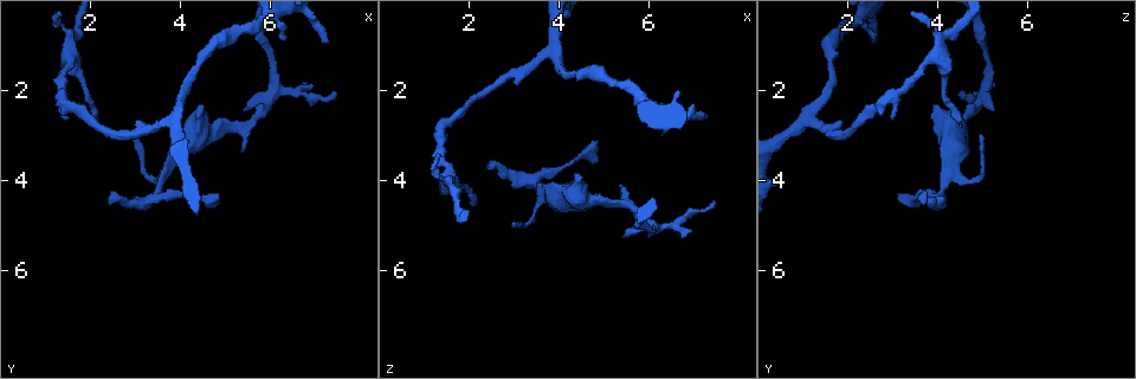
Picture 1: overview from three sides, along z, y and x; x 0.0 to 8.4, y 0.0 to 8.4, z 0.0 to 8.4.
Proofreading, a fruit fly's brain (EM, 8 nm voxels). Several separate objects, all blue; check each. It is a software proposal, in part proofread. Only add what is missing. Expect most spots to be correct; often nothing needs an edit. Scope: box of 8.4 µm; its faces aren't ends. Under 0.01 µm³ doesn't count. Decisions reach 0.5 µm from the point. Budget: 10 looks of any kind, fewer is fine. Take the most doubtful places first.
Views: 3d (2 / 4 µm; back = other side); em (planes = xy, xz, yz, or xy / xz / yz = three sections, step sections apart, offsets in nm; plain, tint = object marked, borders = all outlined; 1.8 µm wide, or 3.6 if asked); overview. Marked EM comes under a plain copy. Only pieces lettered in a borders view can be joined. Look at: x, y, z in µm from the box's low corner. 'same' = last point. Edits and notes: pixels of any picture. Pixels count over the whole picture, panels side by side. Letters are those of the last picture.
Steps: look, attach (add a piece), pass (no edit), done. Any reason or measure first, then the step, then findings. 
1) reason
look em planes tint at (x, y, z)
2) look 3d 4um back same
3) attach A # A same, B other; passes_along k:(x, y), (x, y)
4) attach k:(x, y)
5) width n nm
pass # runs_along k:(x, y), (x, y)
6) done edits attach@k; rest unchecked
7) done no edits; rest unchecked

free end
look em yz step 4 tint at (2.45, 4.55, 3.70)

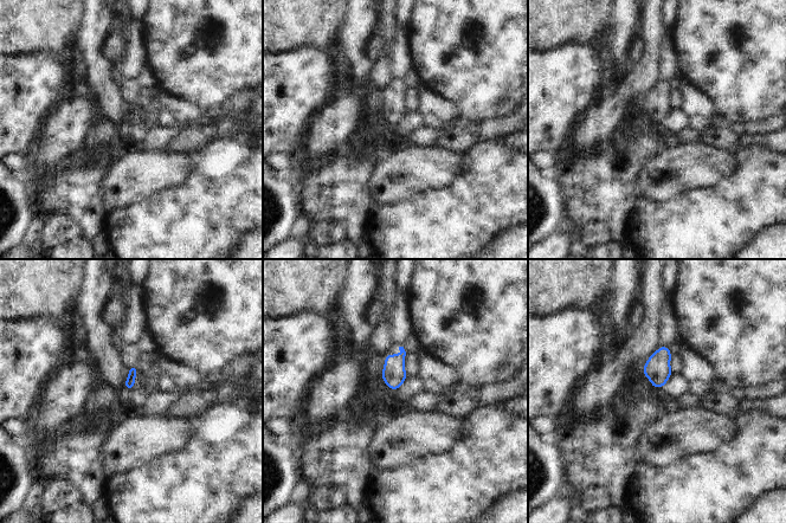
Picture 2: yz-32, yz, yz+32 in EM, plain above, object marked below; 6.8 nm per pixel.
look em planes borders same

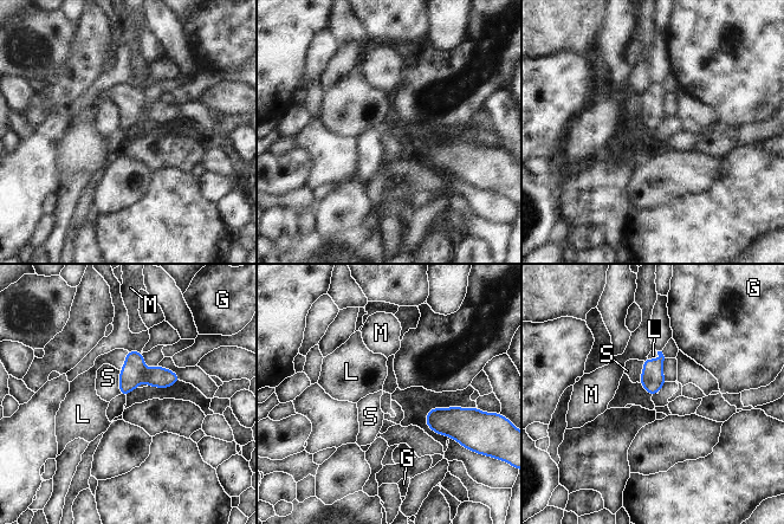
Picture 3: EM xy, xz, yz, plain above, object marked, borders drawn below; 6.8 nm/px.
longest_contact S 170 nm
attach L # G other, L same, M other, S other; the neuron continues

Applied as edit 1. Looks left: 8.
see it whole again
look overview

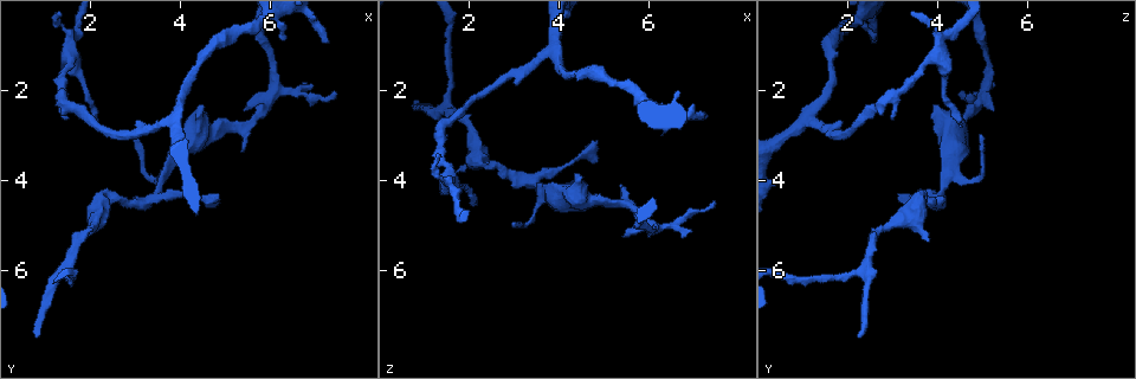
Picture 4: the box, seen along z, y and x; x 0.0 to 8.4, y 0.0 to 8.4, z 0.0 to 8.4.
an open end
look 3d 2um at (5.45, 2.45, 5.20)

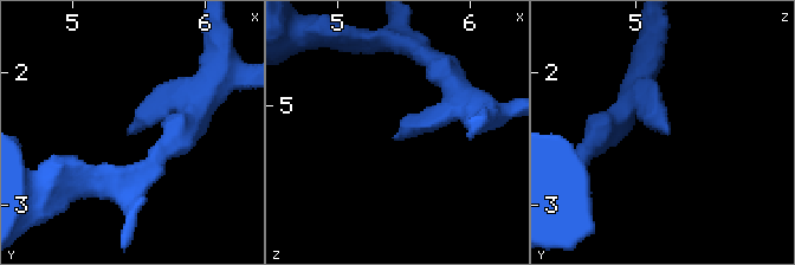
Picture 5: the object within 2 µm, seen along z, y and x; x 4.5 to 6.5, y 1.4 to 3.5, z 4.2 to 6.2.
look em yz step 4 borders at (5.46, 2.48, 5.20)

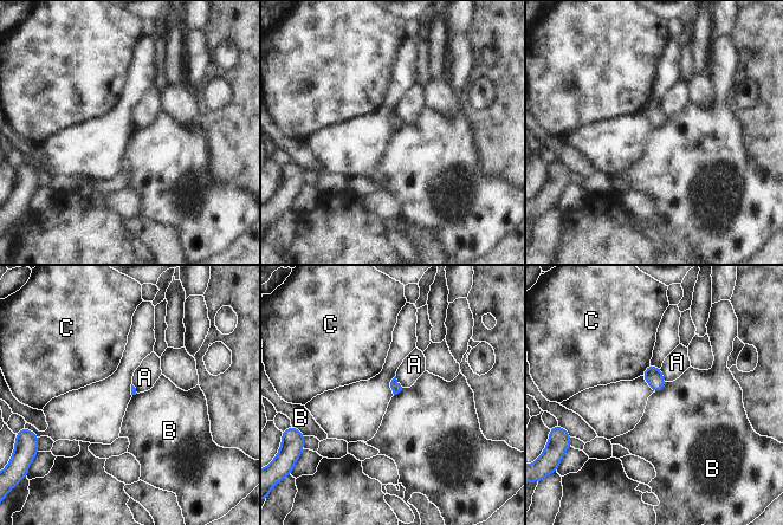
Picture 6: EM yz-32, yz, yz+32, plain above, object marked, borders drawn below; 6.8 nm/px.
look em planes borders same

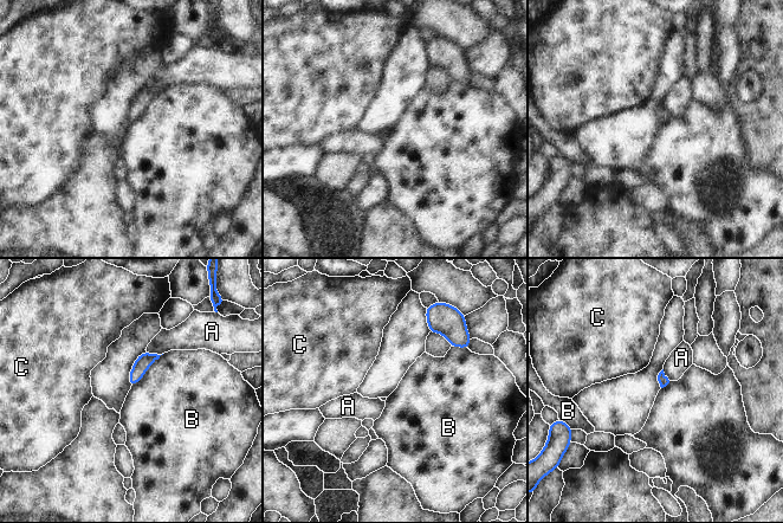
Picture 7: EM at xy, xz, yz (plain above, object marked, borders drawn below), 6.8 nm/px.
longest_contact B 320 nm
pass # A other, B other, C other; none of them fits

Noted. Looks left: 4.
branch stops here
look 3d 2um back at (7.25, 0.90, 2.65)

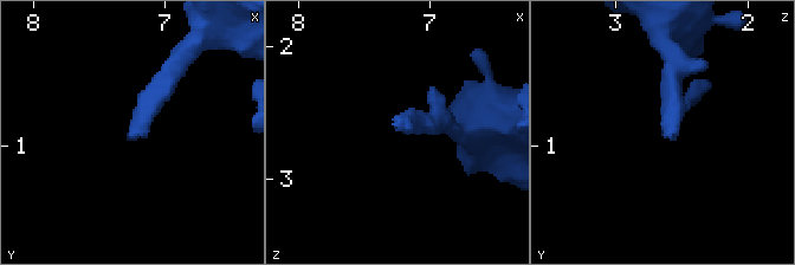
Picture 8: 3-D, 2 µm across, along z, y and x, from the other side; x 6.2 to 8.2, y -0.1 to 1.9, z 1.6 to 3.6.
need the tissue
look em planes tint at (7.26, 0.94, 2.60)

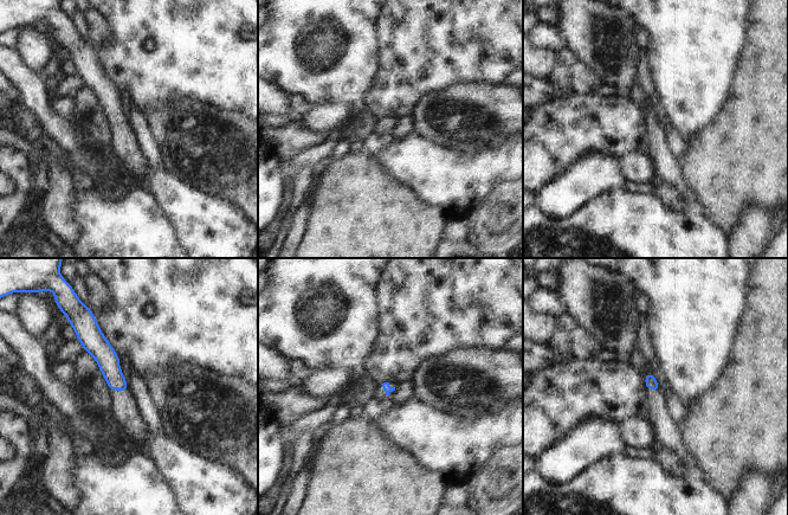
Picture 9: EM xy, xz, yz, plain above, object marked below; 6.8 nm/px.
look em planes borders same

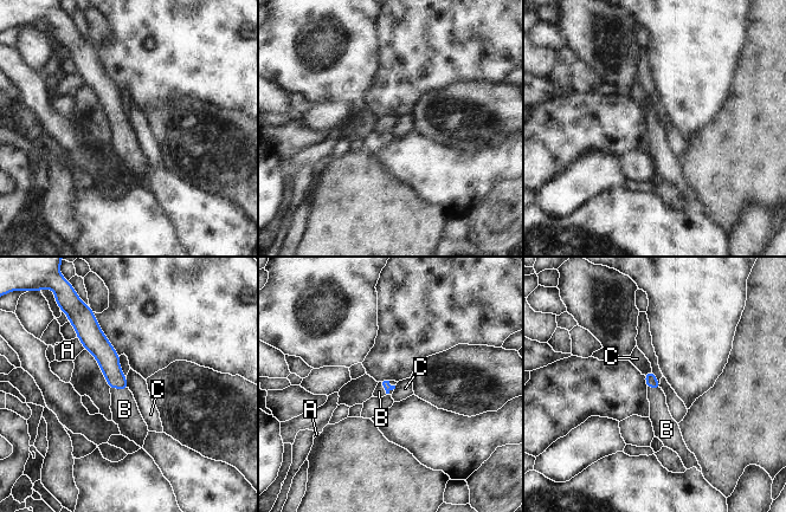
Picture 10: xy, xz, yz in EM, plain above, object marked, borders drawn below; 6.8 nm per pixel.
longest_contact B 100 nm
attach B # A other, B same, C other; passes_along 10:(386, 384), (385, 389), (379, 391); the neuron continues

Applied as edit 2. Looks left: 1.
tapers out
look em planes borders at (0.80, 7.45, 2.20)

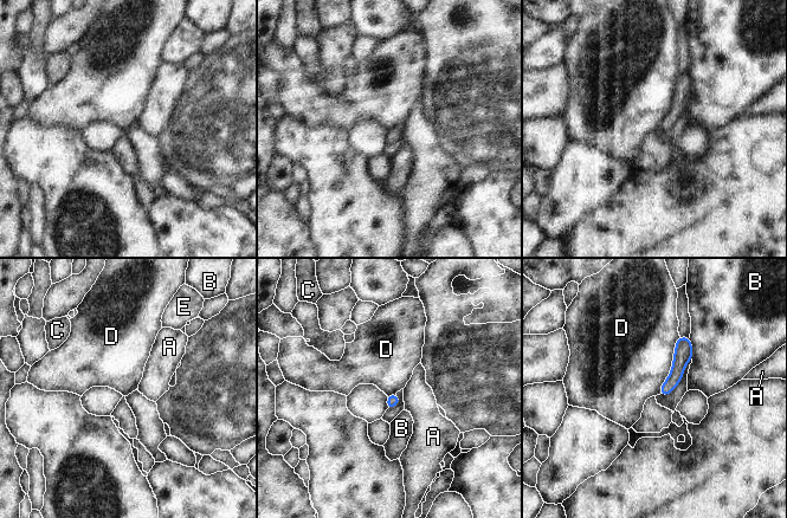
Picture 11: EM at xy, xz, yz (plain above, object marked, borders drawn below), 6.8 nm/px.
longest_contact D 420 nm
pass # A other, B other, C other, D other, E other; border 11:(679, 336), (672, 368), (658, 394); no lettered piece goes on from it

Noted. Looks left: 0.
done edits attach@3, attach@10; rest unchecked

